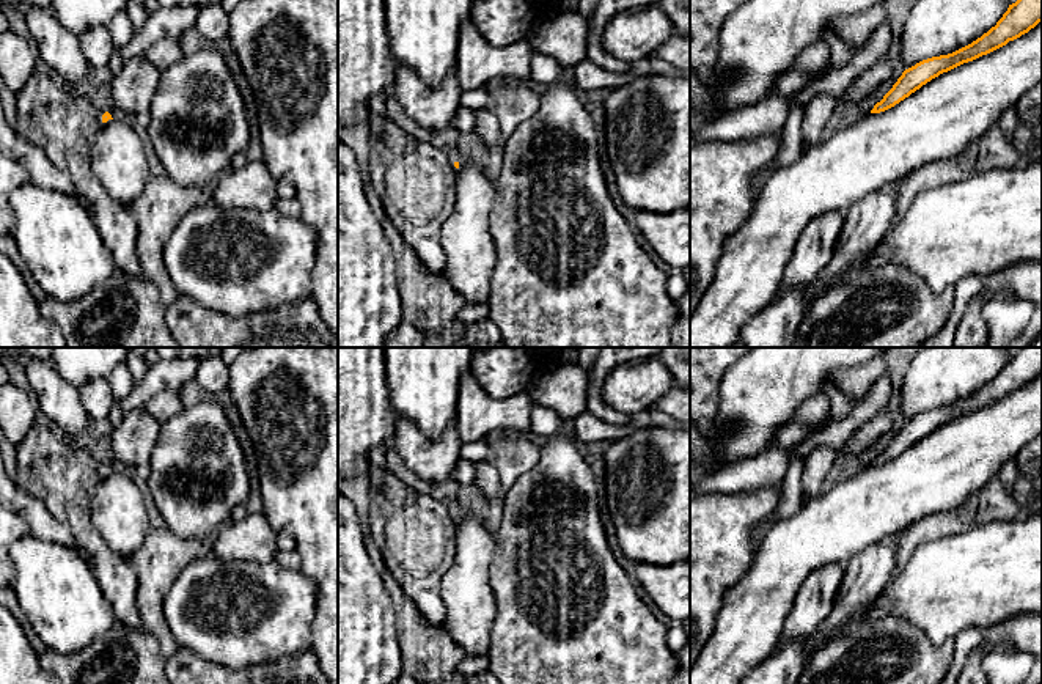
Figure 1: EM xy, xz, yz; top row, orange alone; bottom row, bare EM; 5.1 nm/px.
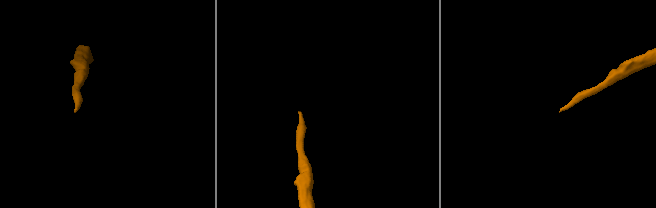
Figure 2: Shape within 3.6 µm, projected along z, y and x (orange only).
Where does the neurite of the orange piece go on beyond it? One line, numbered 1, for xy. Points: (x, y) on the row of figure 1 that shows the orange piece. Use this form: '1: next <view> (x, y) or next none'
1: next xy (99, 115)

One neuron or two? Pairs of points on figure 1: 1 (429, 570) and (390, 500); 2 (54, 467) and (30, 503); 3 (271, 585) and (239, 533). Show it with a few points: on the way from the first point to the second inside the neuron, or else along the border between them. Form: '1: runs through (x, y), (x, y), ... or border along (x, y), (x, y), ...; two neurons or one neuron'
1: runs through (418, 552), (417, 535), (401, 518); one neuron
2: border along (16, 481), (40, 499), (62, 522); two neurons
3: border along (219, 557), (258, 562), (274, 560); two neurons

